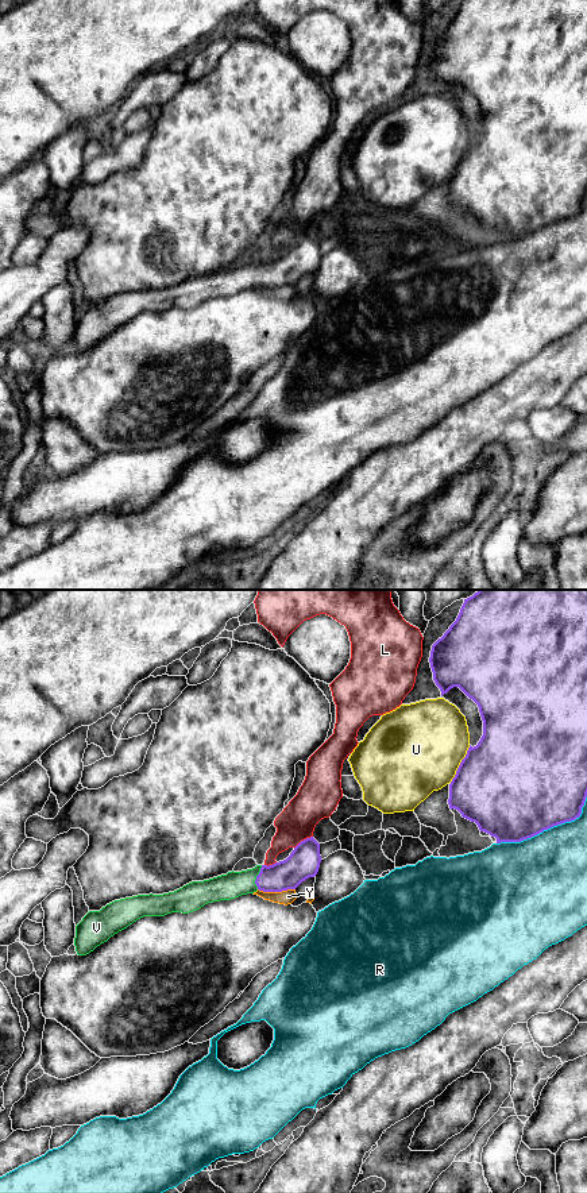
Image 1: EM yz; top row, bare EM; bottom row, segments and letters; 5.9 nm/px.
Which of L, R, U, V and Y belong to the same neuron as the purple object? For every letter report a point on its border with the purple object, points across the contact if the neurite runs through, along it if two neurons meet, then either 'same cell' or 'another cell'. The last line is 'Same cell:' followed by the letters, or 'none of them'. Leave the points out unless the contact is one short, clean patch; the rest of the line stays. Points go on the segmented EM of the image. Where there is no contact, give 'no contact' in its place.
L: contact yz (304, 840); another cell
R: contact yz (547, 829); another cell
U: contact yz (460, 764); another cell
V: contact yz (257, 877); way yz (289, 873), (278, 877), (257, 877), (234, 884); same cell
Y: contact yz (277, 891); border yz (258, 888), (263, 891), (294, 890); another cell
Same cell: V

